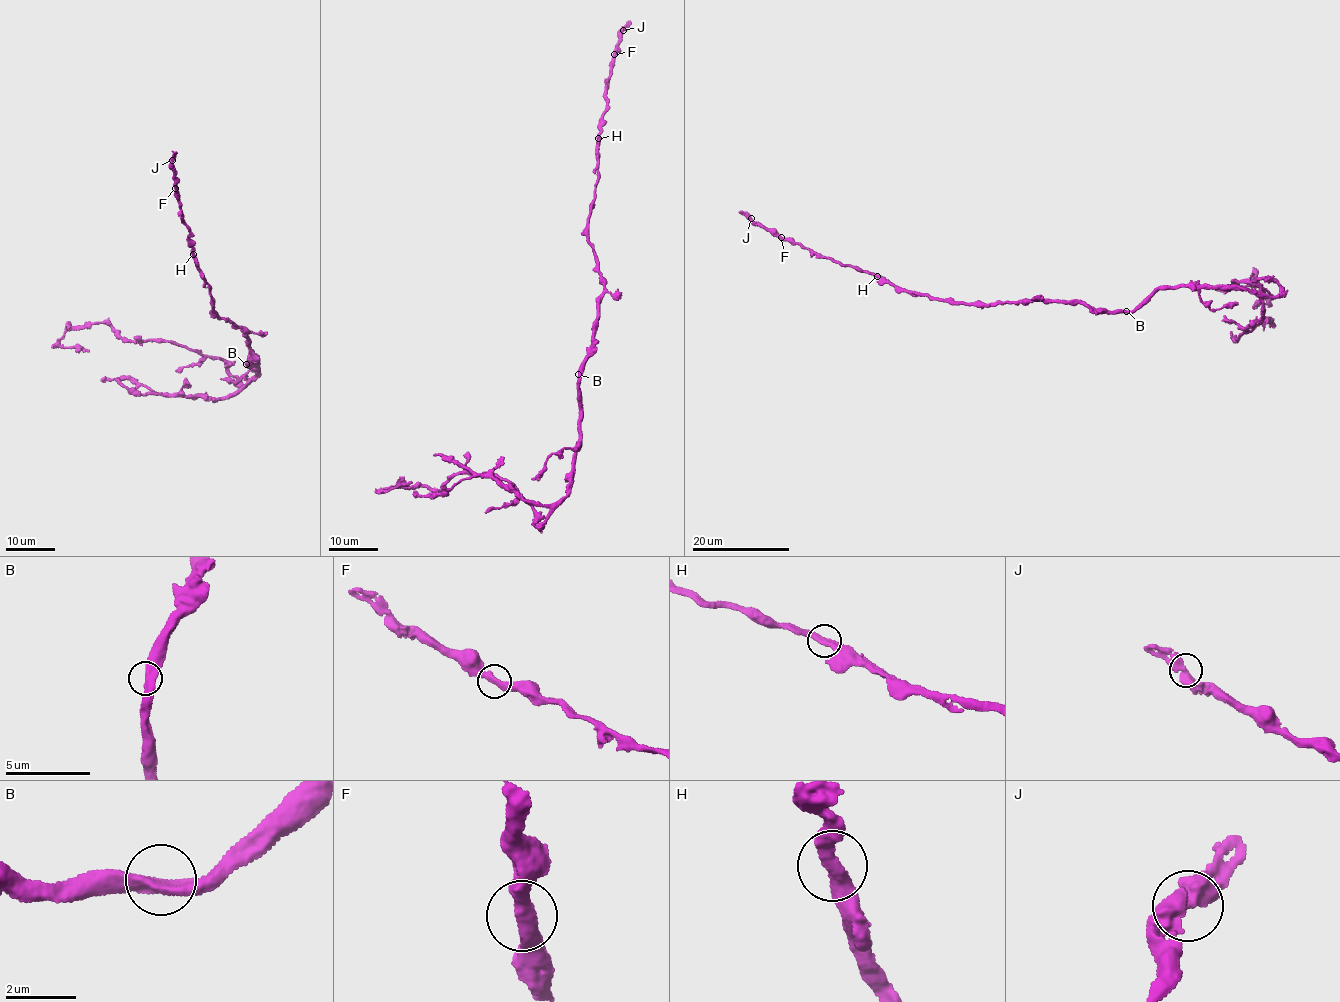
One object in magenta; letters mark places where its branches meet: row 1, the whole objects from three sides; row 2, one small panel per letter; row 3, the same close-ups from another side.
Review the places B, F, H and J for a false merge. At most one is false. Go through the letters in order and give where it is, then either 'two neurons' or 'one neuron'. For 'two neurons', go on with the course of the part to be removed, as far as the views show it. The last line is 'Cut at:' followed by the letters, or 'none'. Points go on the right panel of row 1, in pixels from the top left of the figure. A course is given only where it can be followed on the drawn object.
B: place (1126, 311); one neuron
F: place (781, 237); one neuron
H: place (877, 276); one neuron
J: place (751, 218); one neuron
Cut at: none

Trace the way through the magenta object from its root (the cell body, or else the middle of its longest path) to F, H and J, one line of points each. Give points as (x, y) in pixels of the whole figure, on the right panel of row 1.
F: (1126, 311), (1099, 312), (1066, 300), (951, 304), (900, 291), (868, 271), (818, 257), (780, 237)
H: (1126, 311), (1099, 312), (1066, 300), (951, 304), (900, 291), (876, 275)
J: (1126, 311), (1099, 312), (1066, 300), (972, 305), (931, 299), (900, 291), (868, 271), (818, 257), (751, 218)

